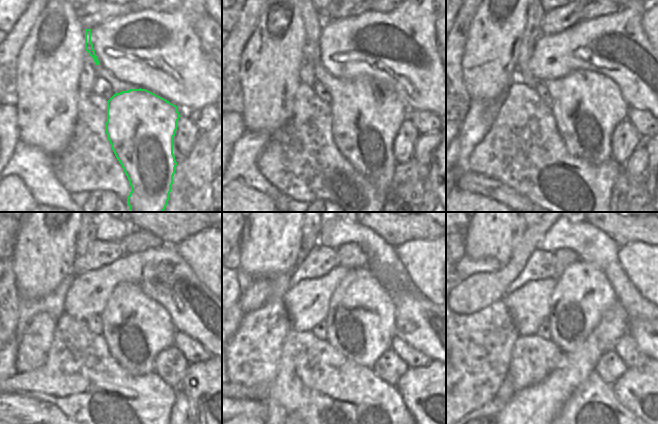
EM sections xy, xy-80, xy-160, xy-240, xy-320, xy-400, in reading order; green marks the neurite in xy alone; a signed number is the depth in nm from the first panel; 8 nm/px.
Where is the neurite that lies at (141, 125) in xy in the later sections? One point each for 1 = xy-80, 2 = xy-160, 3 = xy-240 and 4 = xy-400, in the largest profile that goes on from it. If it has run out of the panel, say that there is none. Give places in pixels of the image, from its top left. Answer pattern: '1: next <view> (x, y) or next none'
1: next xy-80 (365, 118)
2: next xy-160 (587, 106)
3: next xy-240 (136, 328)
4: next xy-400 (583, 294)

